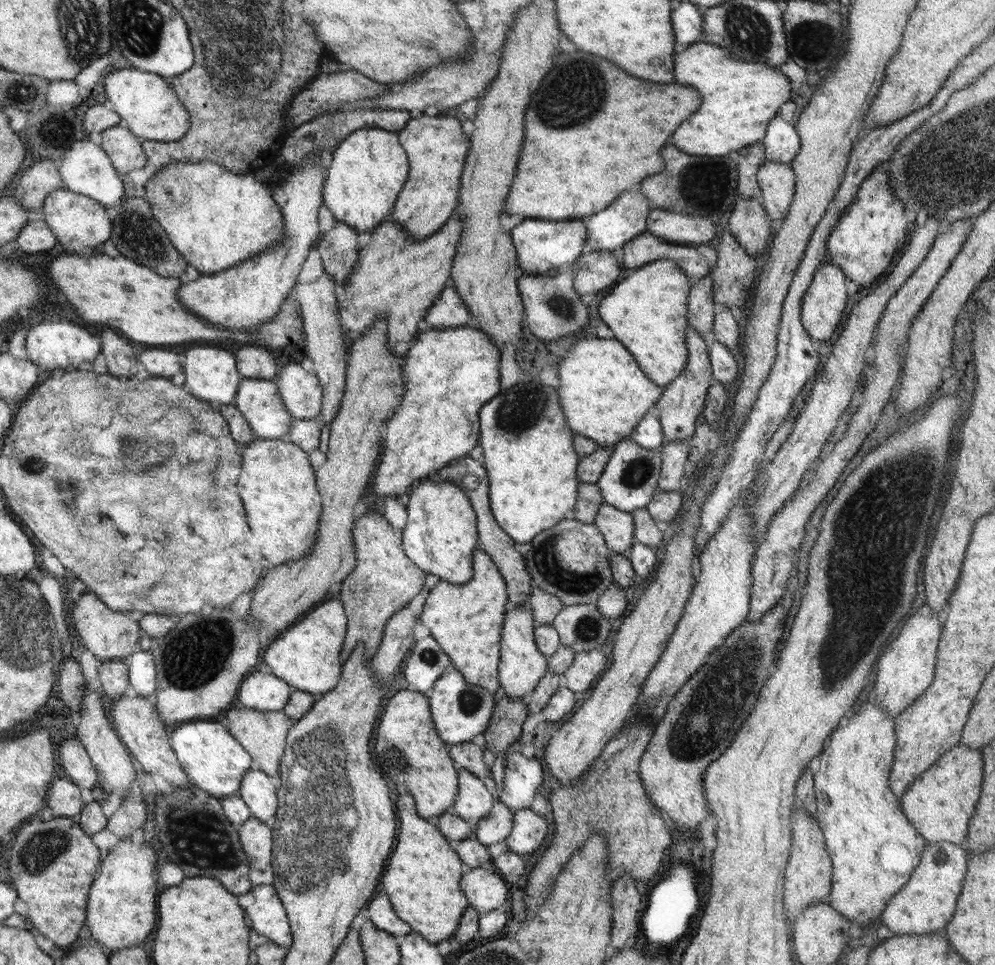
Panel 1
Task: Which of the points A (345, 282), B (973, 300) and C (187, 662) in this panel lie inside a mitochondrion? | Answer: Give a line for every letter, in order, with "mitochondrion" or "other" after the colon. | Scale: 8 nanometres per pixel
A: other
B: other
C: mitochondrion

